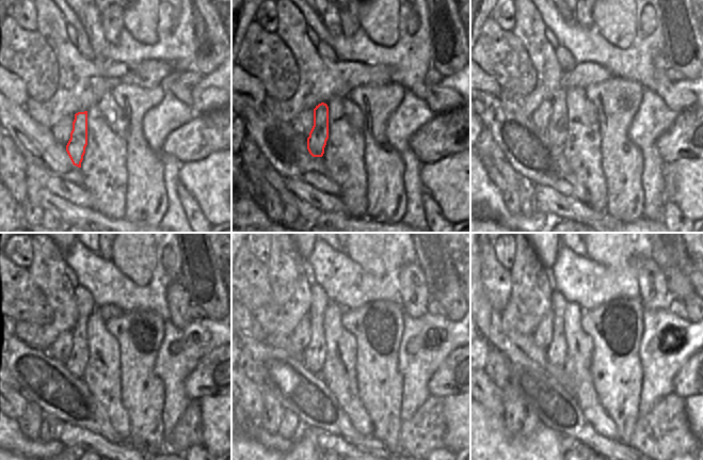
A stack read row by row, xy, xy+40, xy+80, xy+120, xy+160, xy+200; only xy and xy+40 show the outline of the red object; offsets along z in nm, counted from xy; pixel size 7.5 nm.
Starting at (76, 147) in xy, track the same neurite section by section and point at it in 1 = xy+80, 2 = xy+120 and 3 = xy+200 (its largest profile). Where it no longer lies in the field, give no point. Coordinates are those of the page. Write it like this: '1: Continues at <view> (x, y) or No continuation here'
1: Continues at xy+80 (557, 129)
2: Continues at xy+120 (77, 361)
3: Continues at xy+200 (557, 351)

